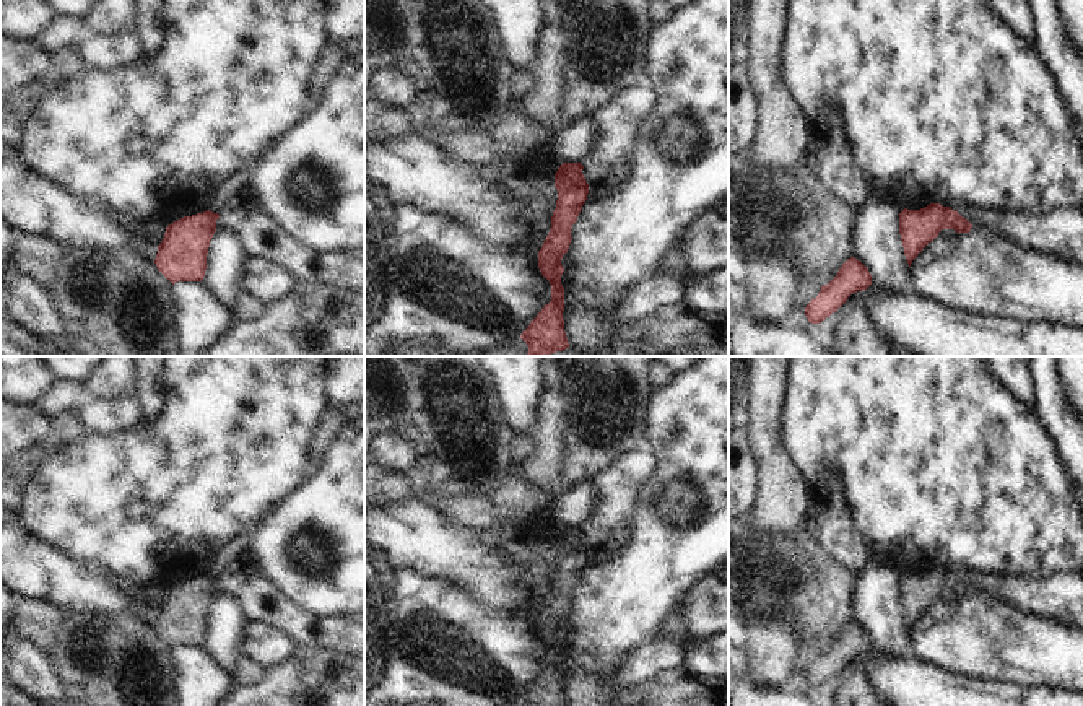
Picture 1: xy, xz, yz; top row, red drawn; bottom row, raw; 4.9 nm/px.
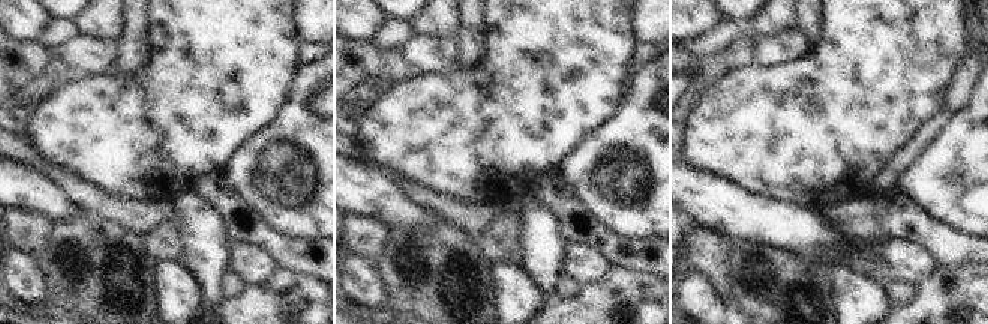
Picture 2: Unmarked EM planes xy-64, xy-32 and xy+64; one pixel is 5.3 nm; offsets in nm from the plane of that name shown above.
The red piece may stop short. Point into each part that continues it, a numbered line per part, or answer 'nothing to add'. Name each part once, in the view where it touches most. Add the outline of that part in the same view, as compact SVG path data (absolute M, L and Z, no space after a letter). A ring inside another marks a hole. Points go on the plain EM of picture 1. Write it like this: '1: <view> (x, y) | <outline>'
nothing to add

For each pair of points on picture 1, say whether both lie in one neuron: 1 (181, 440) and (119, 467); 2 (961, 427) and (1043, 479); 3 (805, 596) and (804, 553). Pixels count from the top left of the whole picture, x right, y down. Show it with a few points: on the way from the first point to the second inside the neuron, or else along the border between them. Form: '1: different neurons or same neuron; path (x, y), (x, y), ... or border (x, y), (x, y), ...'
1: same neuron; path (166, 454), (153, 467), (134, 467)
2: same neuron; path (981, 446), (1017, 479), (1023, 479)
3: same neuron; path (804, 586), (804, 563)

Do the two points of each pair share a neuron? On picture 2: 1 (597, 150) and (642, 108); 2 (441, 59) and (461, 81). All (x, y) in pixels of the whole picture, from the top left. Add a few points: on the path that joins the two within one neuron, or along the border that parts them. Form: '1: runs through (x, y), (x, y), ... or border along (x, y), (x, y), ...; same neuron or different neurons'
1: runs through (607, 143), (631, 119); same neuron
2: border along (450, 66), (441, 72), (420, 72); different neurons

